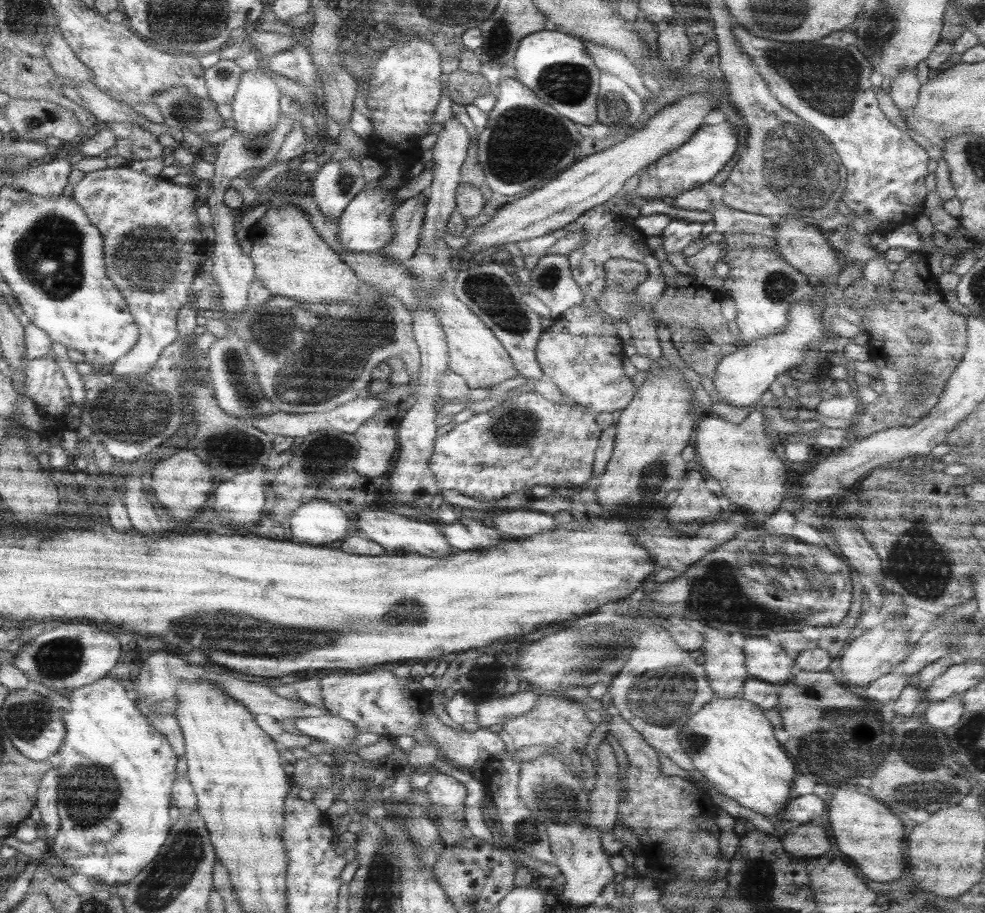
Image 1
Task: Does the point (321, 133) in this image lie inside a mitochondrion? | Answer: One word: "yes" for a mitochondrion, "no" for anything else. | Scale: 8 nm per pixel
no

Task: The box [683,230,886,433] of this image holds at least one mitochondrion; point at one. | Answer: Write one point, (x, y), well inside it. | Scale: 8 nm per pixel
(778, 286)

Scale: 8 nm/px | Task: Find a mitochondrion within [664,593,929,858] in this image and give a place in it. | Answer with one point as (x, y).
(821, 759)

